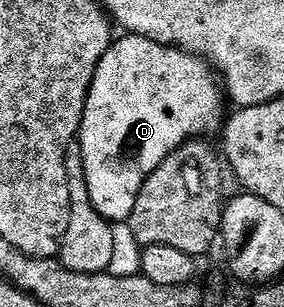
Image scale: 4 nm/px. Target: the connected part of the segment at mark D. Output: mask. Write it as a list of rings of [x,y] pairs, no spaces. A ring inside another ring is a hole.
[[[113,41],[113,42],[110,42],[110,45],[109,45],[109,48],[108,48],[108,49],[107,49],[107,53],[106,53],[106,54],[105,54],[105,56],[104,56],[104,57],[103,57],[103,58],[102,58],[102,59],[101,59],[101,60],[100,60],[100,61],[99,61],[99,65],[98,65],[98,66],[97,66],[97,72],[96,72],[96,73],[95,73],[95,77],[94,77],[94,78],[93,78],[93,84],[92,84],[92,85],[91,85],[91,89],[90,89],[90,90],[89,90],[89,96],[88,96],[88,97],[87,97],[87,101],[86,101],[86,102],[85,102],[85,112],[84,112],[84,113],[83,113],[83,117],[82,117],[82,118],[81,118],[81,129],[80,129],[80,132],[79,132],[79,146],[80,146],[80,148],[81,148],[81,156],[82,156],[82,157],[83,157],[83,169],[84,169],[84,170],[85,170],[85,176],[86,176],[86,177],[87,177],[87,189],[88,189],[88,190],[89,190],[89,192],[90,192],[90,193],[91,193],[91,205],[95,205],[95,209],[96,209],[96,210],[97,210],[97,211],[98,211],[98,213],[100,213],[100,214],[101,214],[101,216],[102,216],[102,217],[104,217],[104,218],[105,218],[105,219],[107,219],[107,220],[109,220],[109,222],[110,222],[110,223],[112,223],[112,224],[114,224],[114,225],[120,225],[120,223],[121,223],[121,224],[124,224],[124,223],[125,223],[125,222],[126,222],[126,221],[128,221],[128,219],[129,219],[129,218],[130,218],[130,217],[131,217],[131,213],[132,213],[132,212],[133,212],[133,210],[134,210],[134,209],[135,209],[135,201],[136,201],[136,200],[137,200],[137,198],[138,198],[138,197],[139,197],[139,193],[140,193],[140,192],[141,192],[141,190],[142,190],[142,189],[143,189],[143,185],[144,185],[144,184],[145,184],[145,182],[146,182],[146,181],[147,181],[147,177],[148,177],[148,176],[149,176],[149,175],[150,175],[150,174],[151,174],[151,173],[155,173],[155,169],[156,169],[156,168],[157,168],[157,166],[159,166],[159,164],[161,164],[161,162],[162,162],[162,161],[164,161],[164,160],[165,160],[165,159],[166,159],[166,158],[167,158],[167,157],[168,157],[168,156],[169,156],[169,155],[170,155],[170,154],[171,154],[171,153],[172,153],[172,151],[178,151],[178,150],[179,150],[179,149],[180,149],[180,148],[181,148],[181,146],[182,146],[182,145],[184,145],[184,143],[188,143],[188,142],[190,142],[190,141],[197,141],[197,140],[200,140],[200,139],[201,139],[201,138],[202,138],[202,136],[205,136],[205,135],[213,135],[213,134],[215,134],[215,133],[216,133],[216,131],[217,131],[217,134],[218,134],[218,132],[220,132],[220,131],[221,131],[221,130],[222,130],[222,127],[223,127],[223,120],[224,120],[224,119],[225,119],[225,118],[226,118],[226,115],[227,115],[227,110],[226,110],[226,111],[225,111],[225,107],[226,107],[226,108],[227,108],[227,99],[226,99],[226,96],[225,96],[225,95],[224,95],[224,94],[223,94],[223,87],[222,87],[222,84],[221,84],[221,83],[220,83],[220,82],[219,82],[219,79],[218,79],[218,76],[217,76],[217,75],[216,75],[216,74],[215,74],[215,72],[214,72],[214,70],[213,70],[213,68],[212,68],[212,67],[210,67],[210,66],[209,66],[209,64],[208,64],[208,63],[206,63],[206,62],[205,62],[205,61],[204,61],[204,60],[202,60],[202,59],[199,59],[199,58],[194,58],[194,59],[193,59],[193,60],[192,60],[192,63],[193,63],[193,71],[192,71],[192,69],[191,69],[191,68],[189,68],[189,67],[188,67],[188,65],[187,65],[187,64],[185,64],[185,63],[184,63],[184,61],[185,61],[185,62],[186,62],[186,60],[185,60],[185,59],[184,59],[184,58],[182,58],[182,56],[181,56],[181,55],[180,55],[180,54],[177,54],[177,53],[173,53],[173,54],[169,54],[169,53],[166,53],[166,52],[165,52],[165,51],[164,51],[164,50],[161,50],[161,49],[158,49],[158,48],[157,48],[157,47],[156,47],[156,46],[153,46],[153,45],[149,45],[149,46],[146,46],[146,48],[147,48],[147,49],[146,49],[146,51],[144,51],[144,49],[143,49],[143,48],[141,48],[141,47],[140,47],[140,45],[141,45],[141,46],[142,46],[142,44],[141,44],[141,43],[140,43],[140,42],[137,42],[137,41],[129,41],[129,42],[133,42],[133,43],[117,43],[117,41]],[[193,91],[201,91],[201,131],[202,131],[202,133],[203,133],[203,134],[205,134],[205,135],[201,135],[201,131],[200,131],[200,129],[199,129],[199,128],[197,128],[197,115],[196,115],[196,111],[197,111],[197,99],[196,99],[196,97],[195,97],[195,96],[193,96]]]

